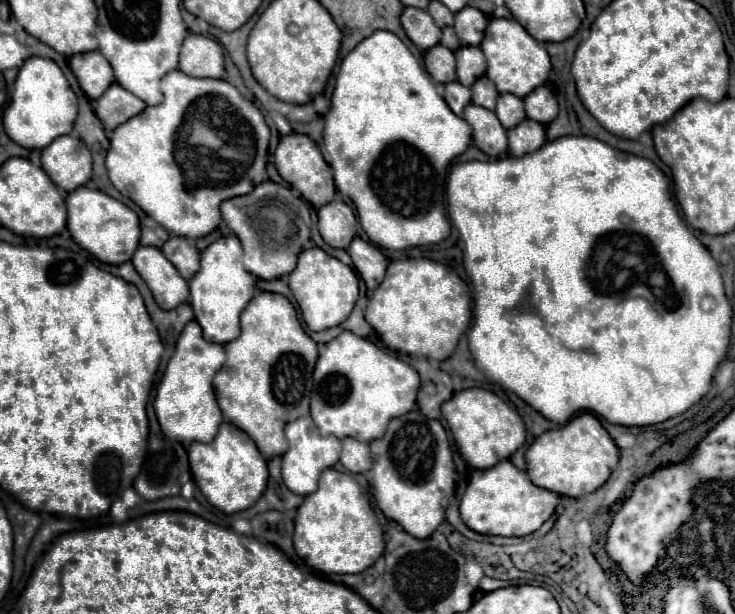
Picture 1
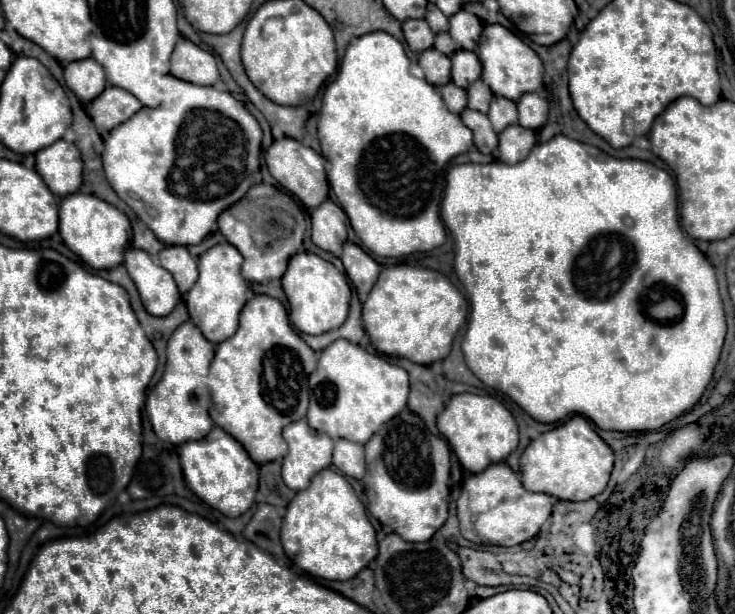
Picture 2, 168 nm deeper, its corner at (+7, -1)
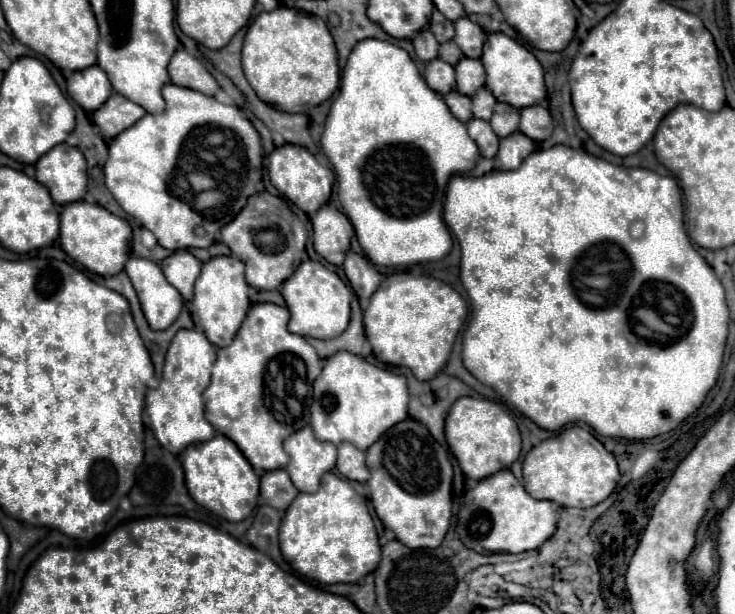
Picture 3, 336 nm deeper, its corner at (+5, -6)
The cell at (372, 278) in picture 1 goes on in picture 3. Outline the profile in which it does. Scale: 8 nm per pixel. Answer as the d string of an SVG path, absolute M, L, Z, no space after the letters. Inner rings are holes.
M347 252L343 270L345 270L345 276L347 276L351 288L359 296L361 308L365 310L367 304L369 304L371 294L381 284L381 274L375 270L375 266L365 256L359 256L355 252Z

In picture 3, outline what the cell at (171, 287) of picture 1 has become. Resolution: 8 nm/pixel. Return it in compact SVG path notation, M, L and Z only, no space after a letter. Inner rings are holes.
M131 256L127 260L125 272L135 286L135 292L141 300L145 318L153 330L165 330L179 316L183 298L181 294L163 278L161 268L147 260Z

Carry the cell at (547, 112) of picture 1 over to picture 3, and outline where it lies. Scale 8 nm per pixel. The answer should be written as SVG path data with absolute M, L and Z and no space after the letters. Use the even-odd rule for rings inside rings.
M535 104L535 106L527 106L521 110L521 122L519 122L519 130L523 134L527 134L531 140L543 142L551 136L553 132L553 120L551 114L545 106Z

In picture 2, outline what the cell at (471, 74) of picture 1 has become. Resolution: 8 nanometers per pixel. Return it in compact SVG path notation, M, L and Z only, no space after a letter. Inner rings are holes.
M459 49L457 53L451 55L451 63L453 63L453 71L451 71L451 77L453 77L453 83L457 87L469 87L473 81L479 79L481 75L481 63L479 63L479 57L473 53L473 51L463 51Z

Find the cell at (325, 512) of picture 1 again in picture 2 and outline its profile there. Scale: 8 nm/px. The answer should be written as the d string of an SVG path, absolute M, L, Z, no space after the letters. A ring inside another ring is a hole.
M333 469L319 471L309 489L297 491L287 505L281 525L281 543L297 567L329 581L351 579L377 557L375 529L367 519L365 507L349 481Z

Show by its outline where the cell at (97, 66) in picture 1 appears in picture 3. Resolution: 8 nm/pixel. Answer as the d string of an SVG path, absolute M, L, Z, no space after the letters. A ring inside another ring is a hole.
M89 66L67 76L67 94L83 110L95 112L111 96L111 82L99 66Z

